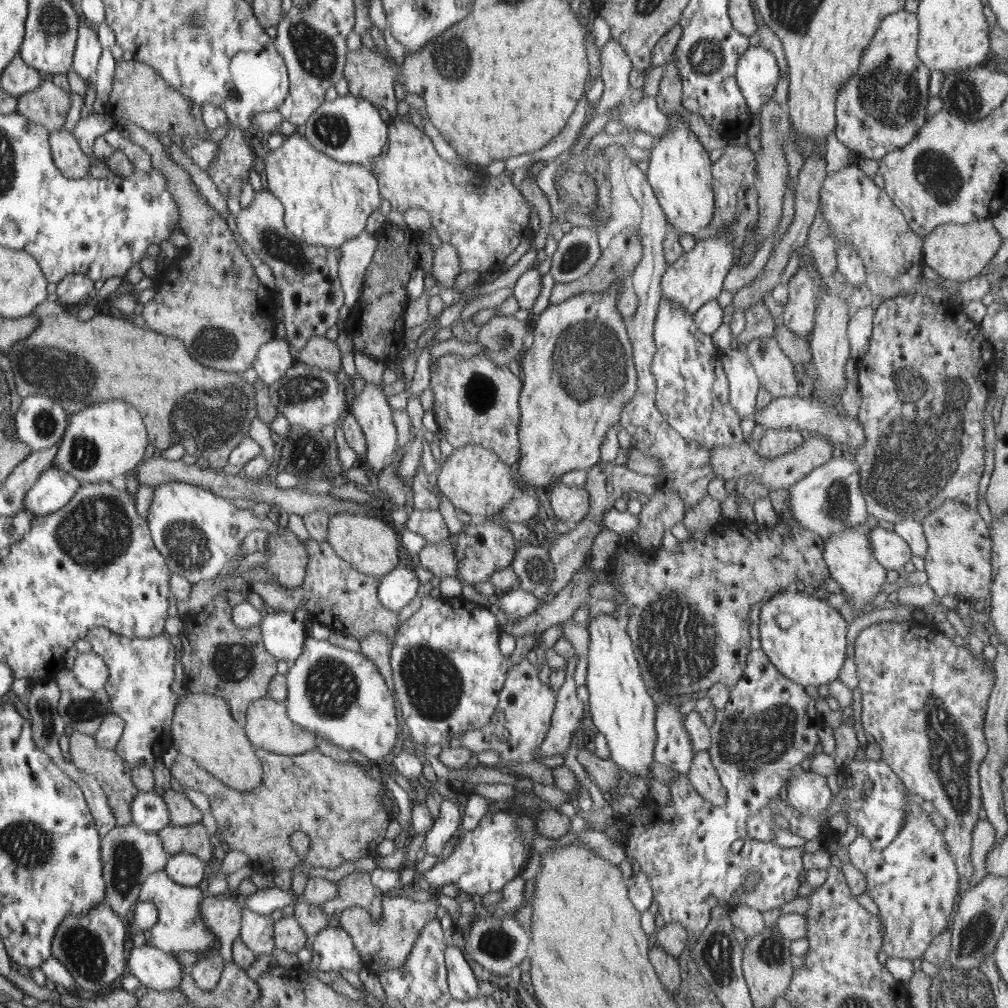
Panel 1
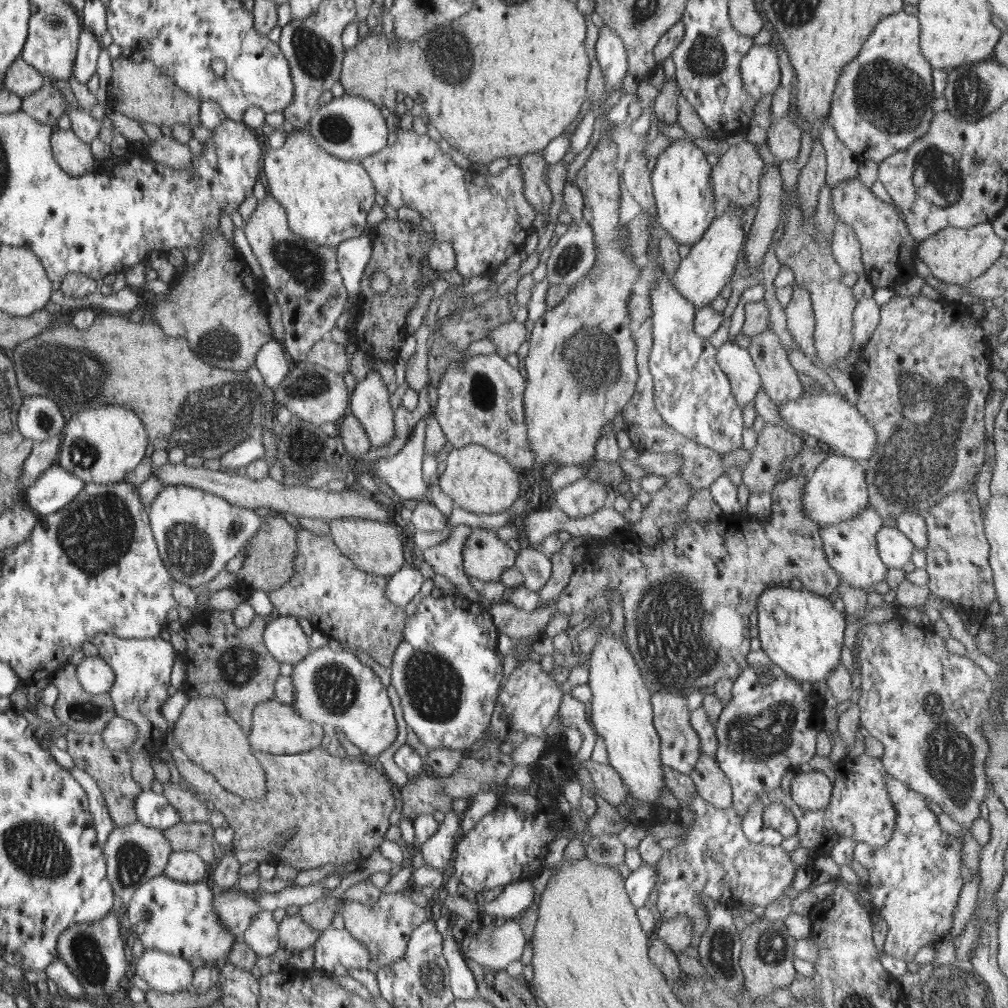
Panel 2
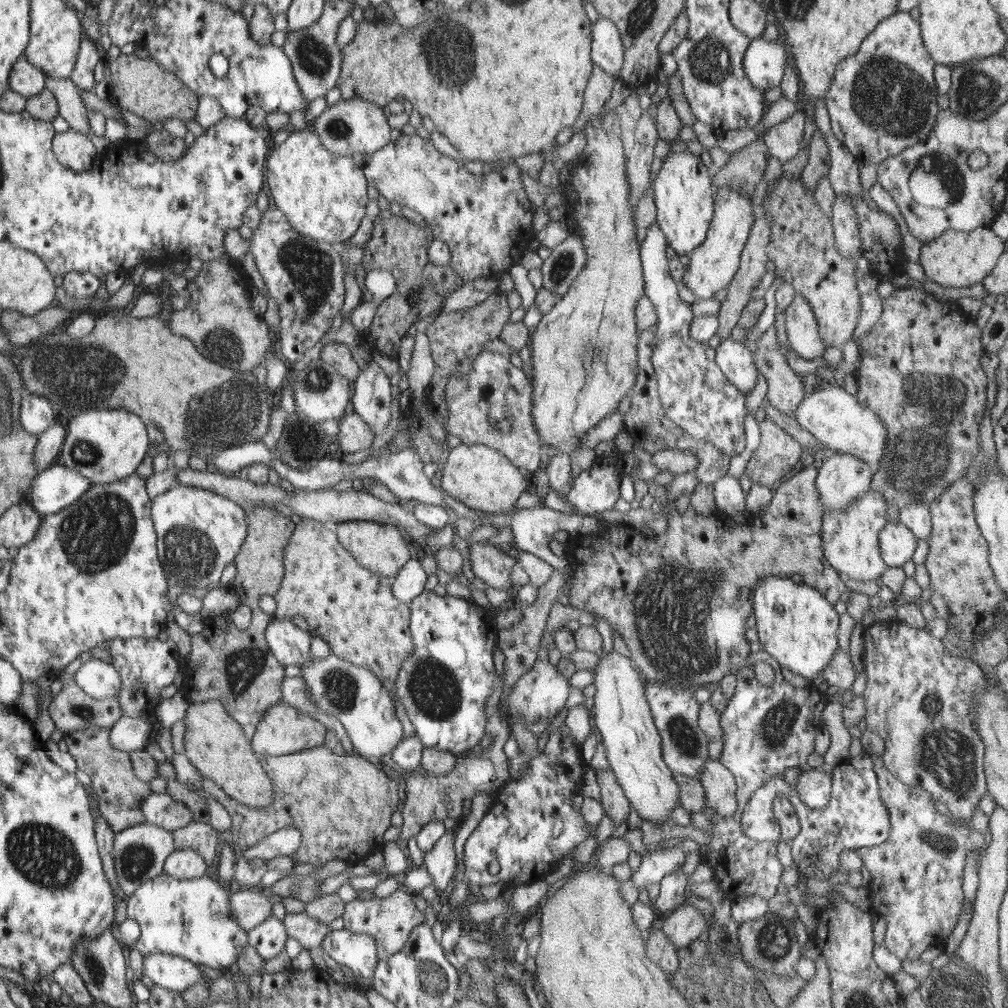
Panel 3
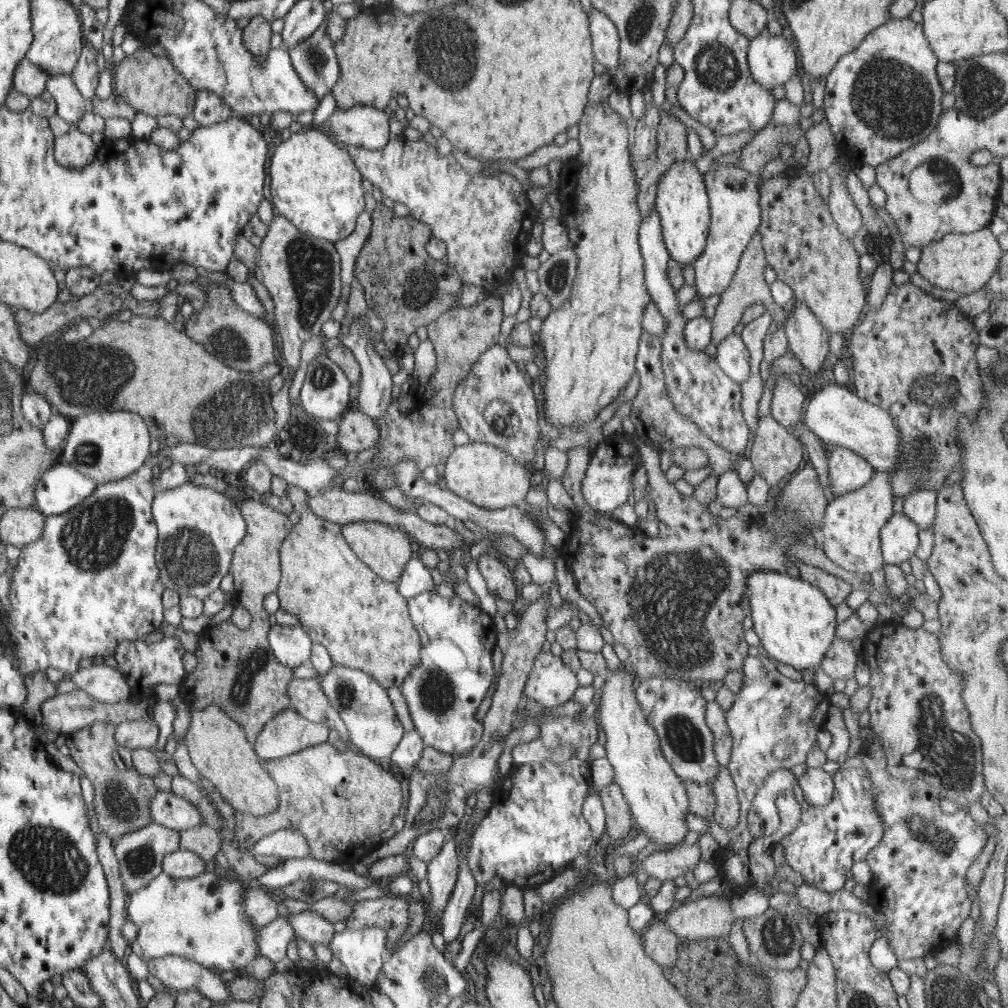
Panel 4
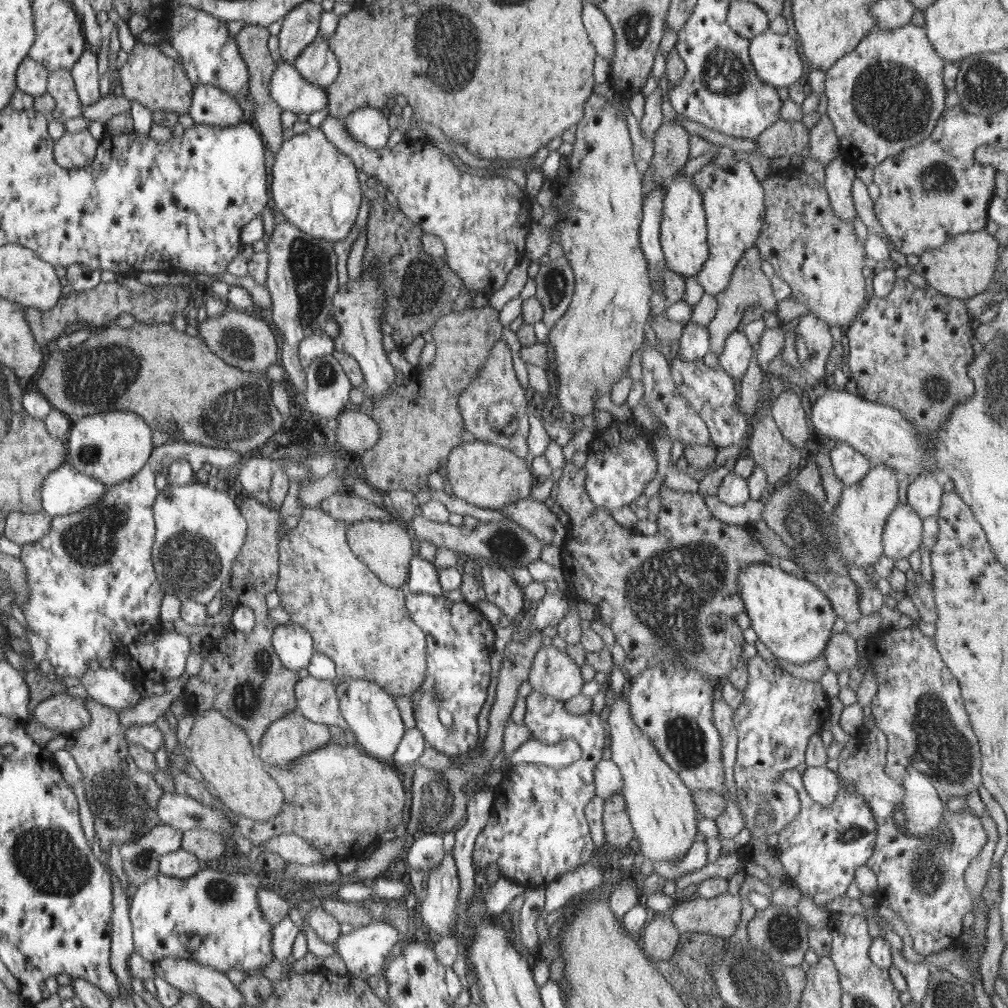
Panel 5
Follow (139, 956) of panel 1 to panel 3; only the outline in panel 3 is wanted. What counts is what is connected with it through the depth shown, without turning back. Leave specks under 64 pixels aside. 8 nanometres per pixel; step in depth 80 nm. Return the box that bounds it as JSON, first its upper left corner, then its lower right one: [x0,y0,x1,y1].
[143,953,206,992]

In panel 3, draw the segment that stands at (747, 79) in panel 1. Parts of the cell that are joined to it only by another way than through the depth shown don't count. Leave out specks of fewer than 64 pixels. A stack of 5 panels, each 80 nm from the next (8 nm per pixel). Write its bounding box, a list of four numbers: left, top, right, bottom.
[744,35,788,91]

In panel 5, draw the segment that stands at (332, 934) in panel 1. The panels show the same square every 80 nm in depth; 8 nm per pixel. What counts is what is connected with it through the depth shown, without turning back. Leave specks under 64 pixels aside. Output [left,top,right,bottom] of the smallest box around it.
[335,921,398,981]

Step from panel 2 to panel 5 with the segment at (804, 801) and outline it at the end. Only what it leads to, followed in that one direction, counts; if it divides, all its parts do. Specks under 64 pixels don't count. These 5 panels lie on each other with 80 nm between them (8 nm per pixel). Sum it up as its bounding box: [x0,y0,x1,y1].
[802,766,841,807]

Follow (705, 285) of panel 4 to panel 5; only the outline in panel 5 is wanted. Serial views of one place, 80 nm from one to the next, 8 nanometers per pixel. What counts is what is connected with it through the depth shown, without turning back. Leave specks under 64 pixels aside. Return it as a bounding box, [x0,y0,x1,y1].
[693,154,765,295]

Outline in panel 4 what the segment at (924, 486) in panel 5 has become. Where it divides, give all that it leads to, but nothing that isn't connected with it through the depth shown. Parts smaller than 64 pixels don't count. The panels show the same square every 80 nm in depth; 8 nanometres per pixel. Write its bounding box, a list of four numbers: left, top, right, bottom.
[903,488,938,530]

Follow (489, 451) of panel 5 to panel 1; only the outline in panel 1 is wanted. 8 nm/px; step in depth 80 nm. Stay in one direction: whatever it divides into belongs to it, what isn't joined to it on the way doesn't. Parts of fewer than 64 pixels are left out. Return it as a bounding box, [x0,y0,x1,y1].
[437,443,518,521]

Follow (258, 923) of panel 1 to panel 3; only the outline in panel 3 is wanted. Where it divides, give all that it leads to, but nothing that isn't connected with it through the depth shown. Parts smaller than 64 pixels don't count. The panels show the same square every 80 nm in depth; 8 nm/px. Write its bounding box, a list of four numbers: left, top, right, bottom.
[247,915,287,959]

